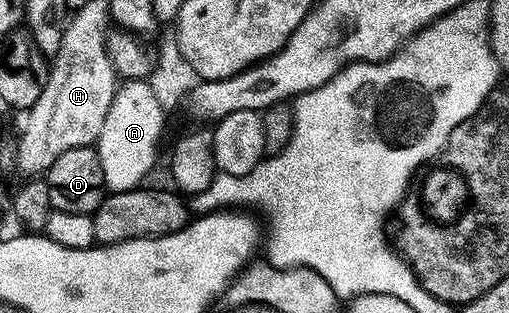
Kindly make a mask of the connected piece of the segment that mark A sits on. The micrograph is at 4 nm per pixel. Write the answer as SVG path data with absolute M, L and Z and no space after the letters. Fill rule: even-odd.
M148 80L126 81L117 88L111 109L103 121L103 128L95 142L102 164L104 183L109 193L137 189L157 159L157 147L163 135L167 111L155 98Z

